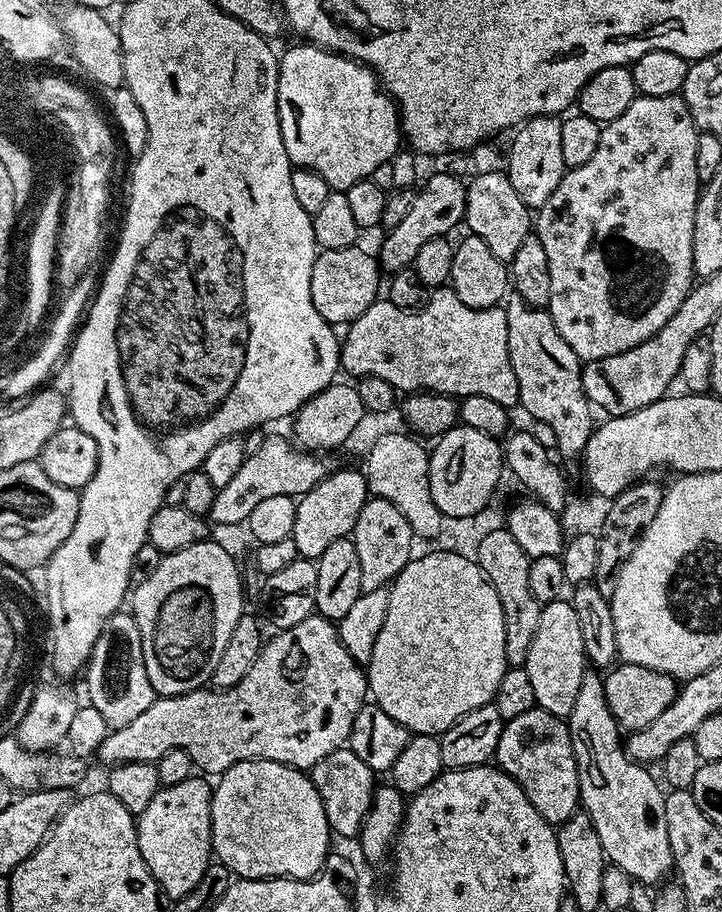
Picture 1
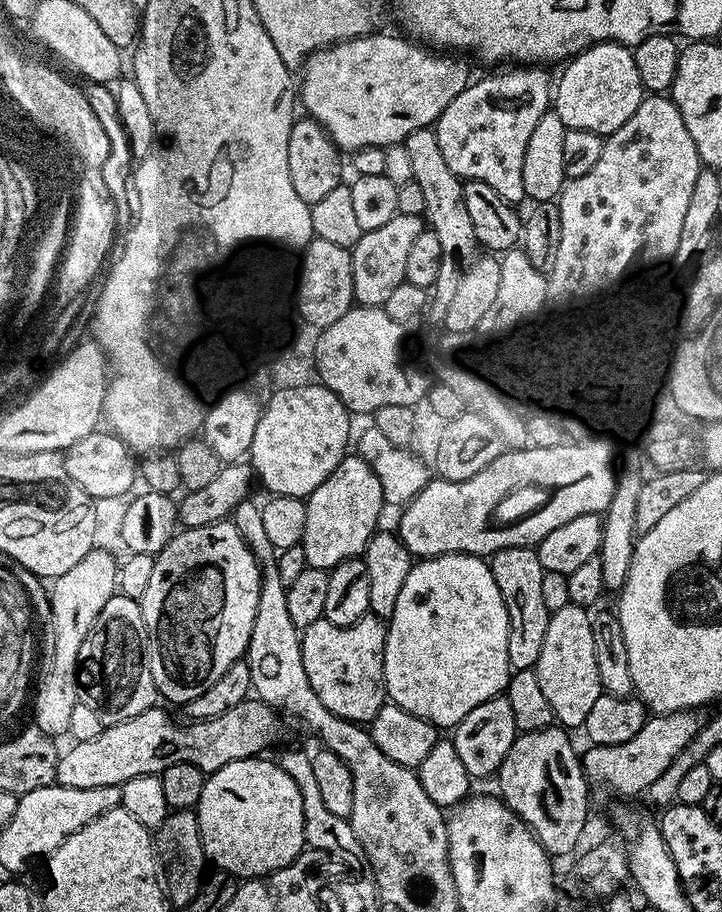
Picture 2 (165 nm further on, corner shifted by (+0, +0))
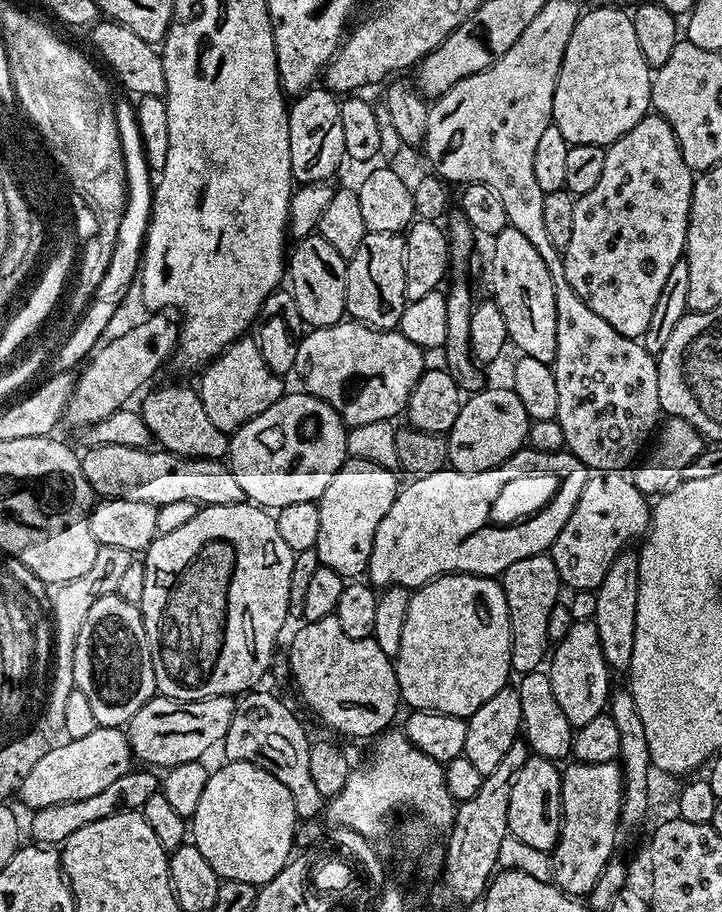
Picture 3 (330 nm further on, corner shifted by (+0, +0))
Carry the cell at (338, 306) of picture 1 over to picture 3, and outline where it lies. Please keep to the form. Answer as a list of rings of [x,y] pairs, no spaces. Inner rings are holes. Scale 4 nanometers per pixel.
[[[319,234],[306,236],[295,241],[296,249],[291,249],[286,260],[286,288],[297,304],[301,321],[309,329],[328,328],[341,323],[346,316],[346,278],[348,261],[326,242]]]

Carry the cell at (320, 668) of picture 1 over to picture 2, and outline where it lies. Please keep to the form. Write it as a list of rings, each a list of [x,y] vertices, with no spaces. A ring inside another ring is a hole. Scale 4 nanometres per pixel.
[[[249,698],[238,706],[226,710],[209,720],[193,720],[179,724],[160,706],[147,708],[134,718],[126,718],[126,722],[109,724],[98,734],[98,738],[89,738],[87,742],[75,742],[72,748],[60,752],[60,761],[56,767],[56,783],[62,786],[78,786],[78,790],[86,790],[90,786],[114,786],[130,782],[130,778],[138,778],[138,774],[159,774],[166,766],[174,766],[178,762],[190,762],[190,766],[198,766],[205,774],[222,770],[230,762],[250,760],[259,757],[280,736],[280,720],[277,709],[268,707],[260,700]]]

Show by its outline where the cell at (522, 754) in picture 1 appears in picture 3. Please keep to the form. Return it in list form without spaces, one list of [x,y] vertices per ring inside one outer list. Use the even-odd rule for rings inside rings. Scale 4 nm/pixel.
[[[532,754],[526,766],[518,770],[514,778],[514,790],[510,790],[509,833],[536,852],[551,853],[560,838],[560,824],[564,821],[560,774],[561,769],[553,761]]]

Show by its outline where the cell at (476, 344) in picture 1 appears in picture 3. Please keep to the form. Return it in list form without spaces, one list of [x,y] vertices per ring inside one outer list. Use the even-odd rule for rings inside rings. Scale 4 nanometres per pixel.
[[[341,322],[332,324],[328,328],[314,328],[307,333],[309,336],[299,341],[297,346],[297,358],[295,362],[295,375],[300,375],[303,391],[308,392],[312,396],[317,396],[318,399],[327,402],[332,409],[344,419],[345,425],[348,428],[357,428],[358,426],[366,426],[366,422],[382,422],[383,420],[395,421],[396,415],[405,411],[408,403],[408,392],[406,391],[406,384],[404,388],[404,348],[409,347],[408,340],[398,330],[381,330],[379,328],[370,328],[367,324],[359,322]]]

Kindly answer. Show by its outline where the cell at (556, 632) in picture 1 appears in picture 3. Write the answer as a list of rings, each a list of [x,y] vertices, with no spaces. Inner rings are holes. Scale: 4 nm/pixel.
[[[592,621],[573,622],[566,638],[555,641],[546,671],[550,678],[550,686],[554,686],[554,695],[558,697],[558,706],[562,706],[566,718],[570,718],[573,729],[586,726],[586,722],[605,715],[609,707],[610,669],[602,654],[602,642],[598,642],[598,630]]]

